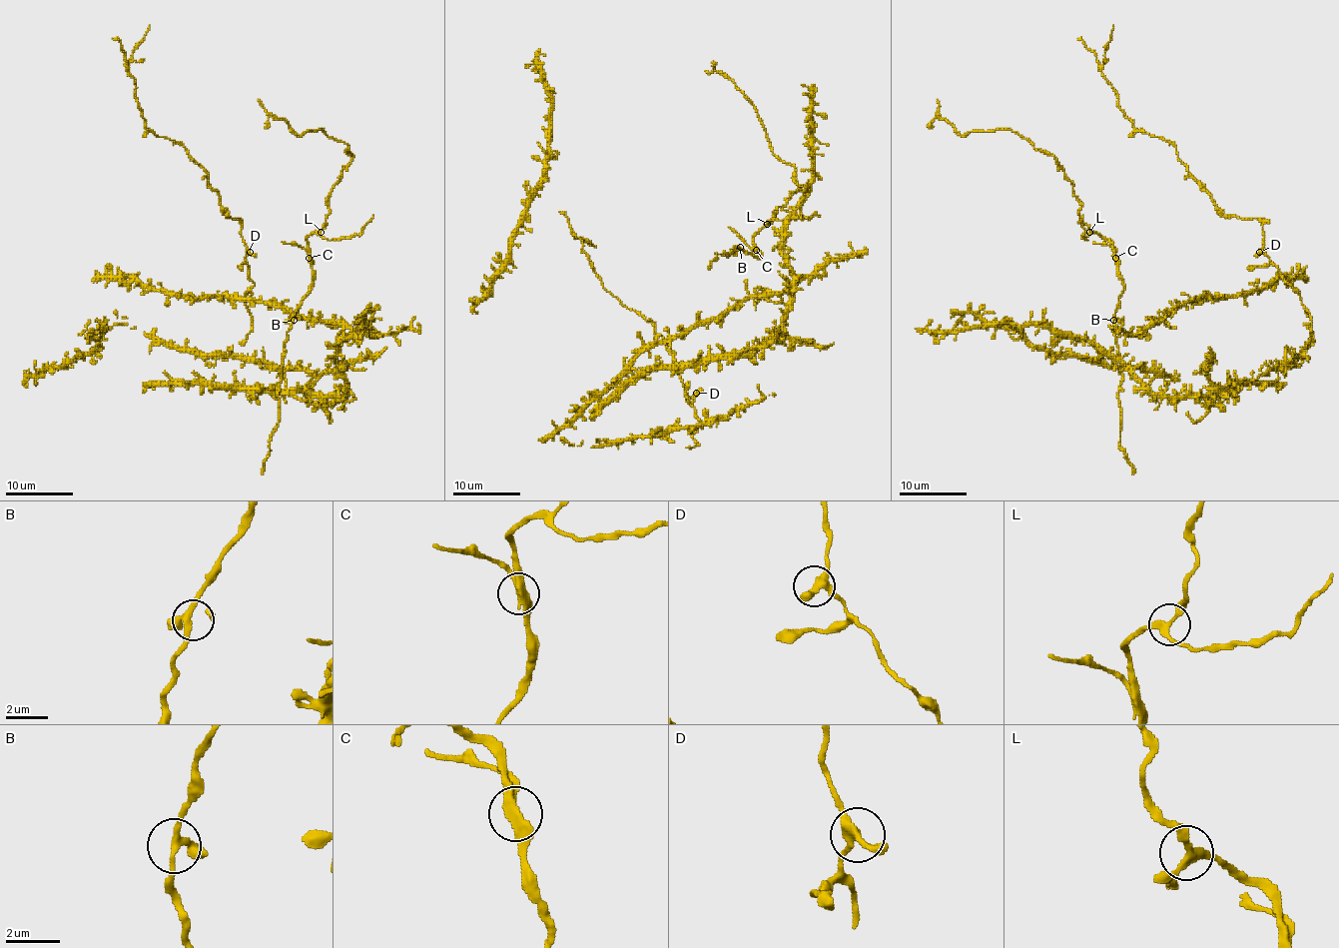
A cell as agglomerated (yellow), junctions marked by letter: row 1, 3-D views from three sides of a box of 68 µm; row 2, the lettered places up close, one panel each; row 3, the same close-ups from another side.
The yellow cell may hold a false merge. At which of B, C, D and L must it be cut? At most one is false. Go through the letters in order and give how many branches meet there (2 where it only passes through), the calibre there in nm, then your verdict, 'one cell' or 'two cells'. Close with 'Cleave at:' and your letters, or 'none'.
B: 3 | 240 nm | one cell
C: 3 | 280 nm | two cells
D: 3 | 280 nm | one cell
L: 3 | 240 nm | one cell
Cleave at: C

